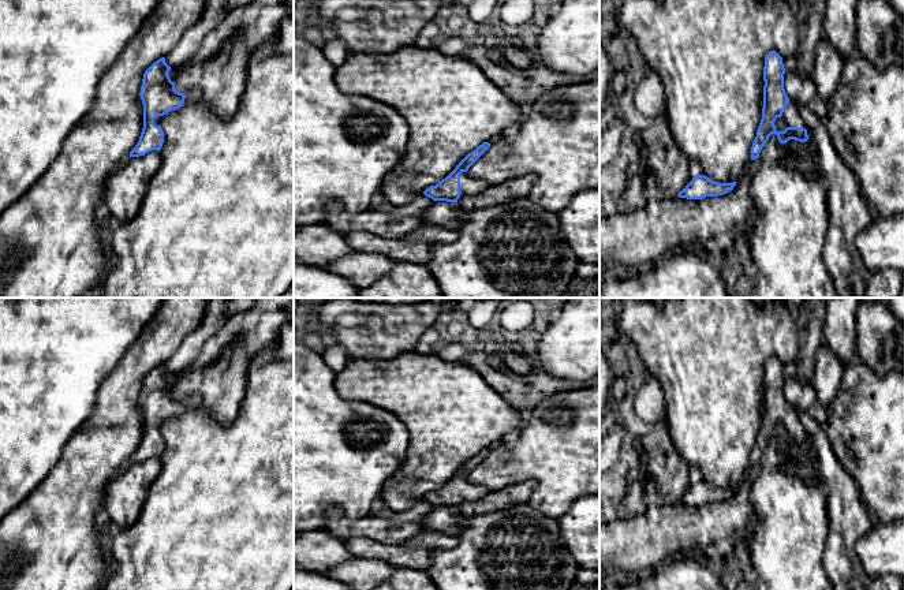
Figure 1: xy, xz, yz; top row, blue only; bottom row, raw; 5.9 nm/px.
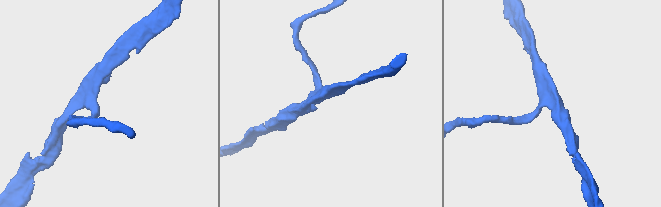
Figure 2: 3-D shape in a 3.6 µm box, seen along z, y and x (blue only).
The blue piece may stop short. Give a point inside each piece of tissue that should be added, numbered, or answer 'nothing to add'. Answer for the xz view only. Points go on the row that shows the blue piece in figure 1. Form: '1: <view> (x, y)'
1: xz (469, 186)

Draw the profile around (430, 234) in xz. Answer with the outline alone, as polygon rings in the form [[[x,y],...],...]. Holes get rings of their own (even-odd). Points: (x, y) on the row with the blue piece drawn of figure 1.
[[[423,225],[408,232],[404,238],[412,242],[426,242],[432,244],[441,244],[441,243],[453,242],[457,238],[457,228]]]

